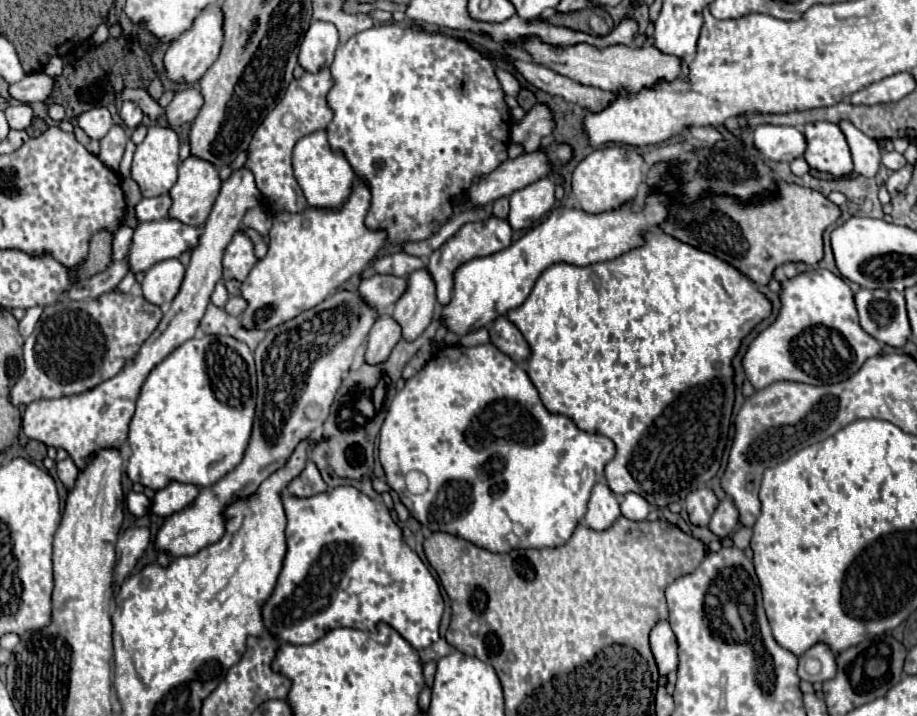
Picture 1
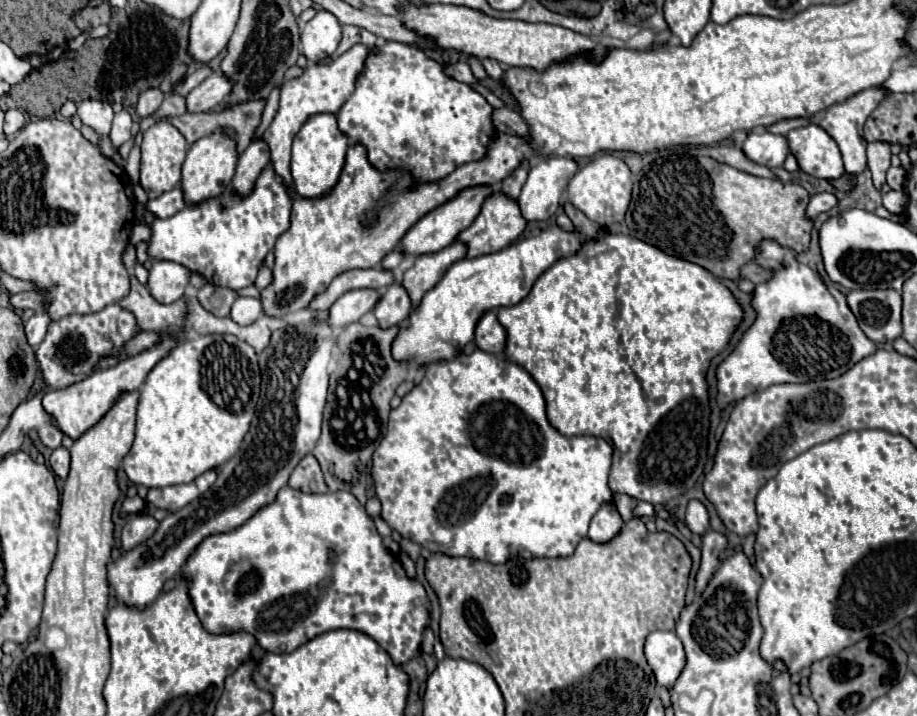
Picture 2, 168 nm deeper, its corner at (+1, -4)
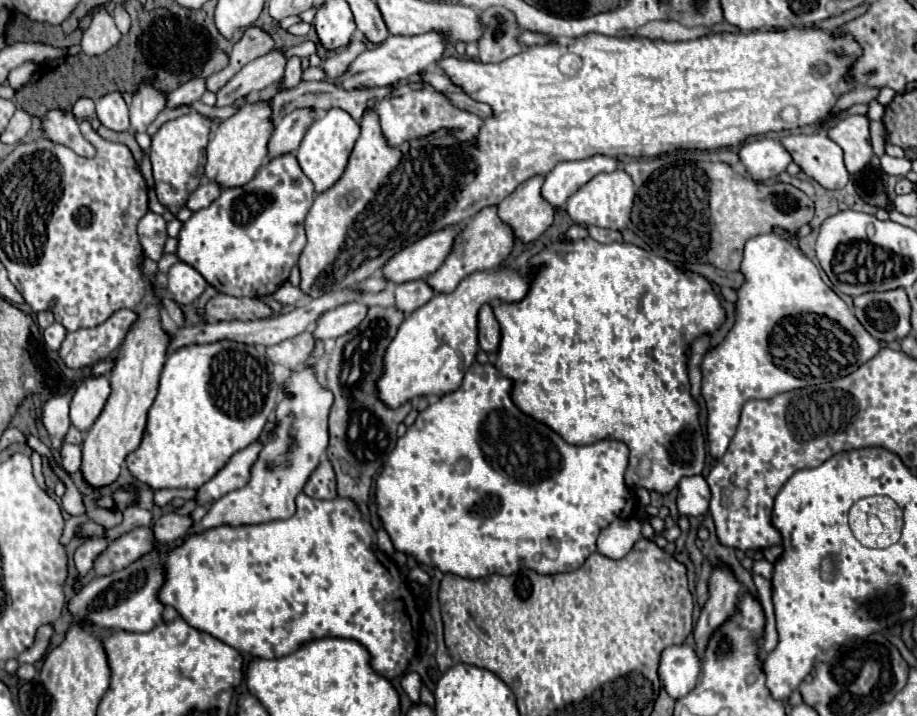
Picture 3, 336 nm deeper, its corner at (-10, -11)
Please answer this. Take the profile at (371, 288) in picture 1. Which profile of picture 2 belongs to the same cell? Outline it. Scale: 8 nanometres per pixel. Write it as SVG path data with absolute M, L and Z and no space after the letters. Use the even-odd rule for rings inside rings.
M355 289L341 295L327 311L327 323L331 329L345 327L353 321L359 321L367 311L377 305L379 293L373 289Z

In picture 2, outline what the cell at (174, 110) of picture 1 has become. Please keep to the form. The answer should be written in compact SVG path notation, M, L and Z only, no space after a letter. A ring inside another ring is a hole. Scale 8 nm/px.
M213 71L201 85L197 85L187 95L187 111L199 113L199 111L213 111L221 103L225 103L231 95L235 81L231 81L225 73Z

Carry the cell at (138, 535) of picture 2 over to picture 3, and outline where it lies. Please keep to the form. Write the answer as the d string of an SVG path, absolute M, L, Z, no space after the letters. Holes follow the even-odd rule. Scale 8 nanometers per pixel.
M168 512L164 516L160 516L154 526L152 526L152 534L156 542L174 542L176 538L184 536L188 532L188 528L192 526L192 520L188 516L180 516L176 512Z

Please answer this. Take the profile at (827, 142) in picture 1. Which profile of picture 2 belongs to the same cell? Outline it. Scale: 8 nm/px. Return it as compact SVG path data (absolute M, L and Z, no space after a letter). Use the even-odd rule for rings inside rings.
M807 125L787 133L791 155L795 155L801 171L817 179L839 179L845 169L837 143L819 125Z

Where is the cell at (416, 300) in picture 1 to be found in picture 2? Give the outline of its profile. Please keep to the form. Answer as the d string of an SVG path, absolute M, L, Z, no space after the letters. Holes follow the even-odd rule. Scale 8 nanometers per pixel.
M455 241L453 245L441 249L441 253L433 253L429 257L417 257L403 277L403 285L405 289L409 289L409 297L413 297L413 307L419 305L419 299L441 281L447 267L451 267L451 263L463 259L465 255L467 245Z

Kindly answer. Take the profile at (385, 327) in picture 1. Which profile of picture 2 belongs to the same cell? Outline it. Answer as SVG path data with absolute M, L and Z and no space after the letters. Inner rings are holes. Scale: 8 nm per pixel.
M395 281L381 293L375 305L375 315L379 325L401 325L407 319L411 307L413 305L405 287Z

